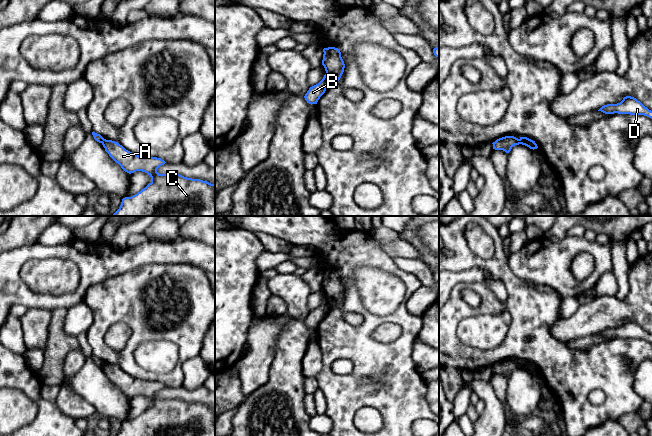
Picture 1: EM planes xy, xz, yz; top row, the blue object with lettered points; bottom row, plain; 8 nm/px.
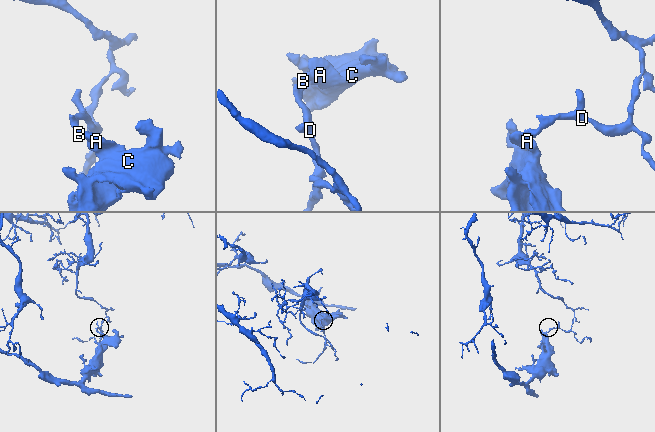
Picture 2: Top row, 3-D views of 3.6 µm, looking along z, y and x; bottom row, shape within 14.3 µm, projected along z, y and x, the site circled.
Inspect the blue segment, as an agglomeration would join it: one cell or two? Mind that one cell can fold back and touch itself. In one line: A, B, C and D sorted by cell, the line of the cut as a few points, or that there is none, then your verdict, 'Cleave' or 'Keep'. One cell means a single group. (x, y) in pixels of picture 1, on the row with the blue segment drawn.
Groups: A C / B D. Split along yz (520, 138), (529, 141), (536, 148). Cleave

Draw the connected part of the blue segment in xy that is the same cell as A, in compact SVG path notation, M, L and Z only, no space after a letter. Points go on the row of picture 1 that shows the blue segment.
M104 139L102 145L125 172L142 171L151 177L151 182L144 189L123 198L119 209L111 216L215 216L215 184L180 174L159 174L157 169L166 163L161 158L133 154L112 140Z

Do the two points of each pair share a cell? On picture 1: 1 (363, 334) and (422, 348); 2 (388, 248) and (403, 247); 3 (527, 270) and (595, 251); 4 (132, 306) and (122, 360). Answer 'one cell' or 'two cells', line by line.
1: two cells
2: one cell
3: one cell
4: one cell

